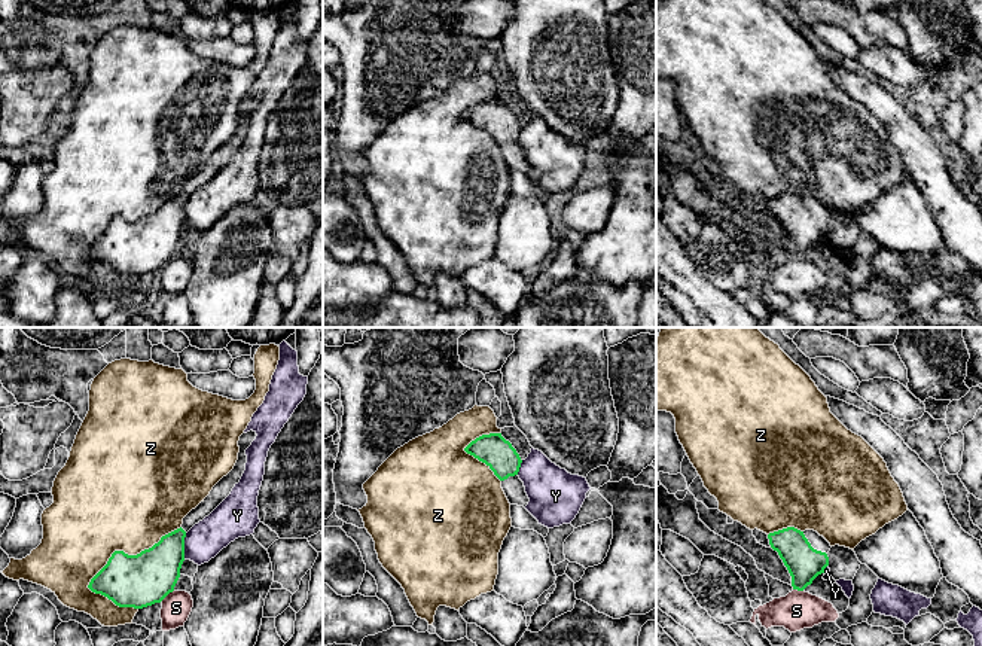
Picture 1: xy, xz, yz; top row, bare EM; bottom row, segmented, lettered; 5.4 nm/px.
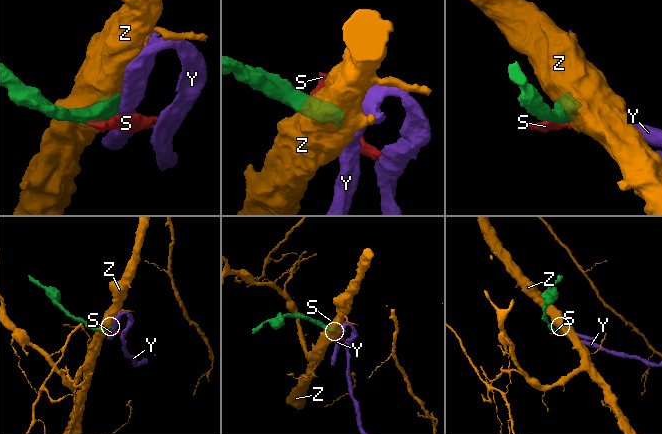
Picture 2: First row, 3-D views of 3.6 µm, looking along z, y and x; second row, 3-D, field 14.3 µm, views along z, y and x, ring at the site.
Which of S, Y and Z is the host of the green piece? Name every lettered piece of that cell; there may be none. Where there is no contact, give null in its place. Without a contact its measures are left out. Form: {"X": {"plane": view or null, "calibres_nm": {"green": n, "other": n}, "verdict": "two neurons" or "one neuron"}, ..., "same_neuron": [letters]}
{"S": {"plane": "xy", "calibres_nm": {"green": 280, "other": 160}, "verdict": "two neurons"}, "Y": {"plane": "xy", "calibres_nm": {"green": 280, "other": 200}, "verdict": "two neurons"}, "Z": {"plane": "xy", "calibres_nm": {"green": 280, "other": 460}, "verdict": "two neurons"}, "same_neuron": []}

